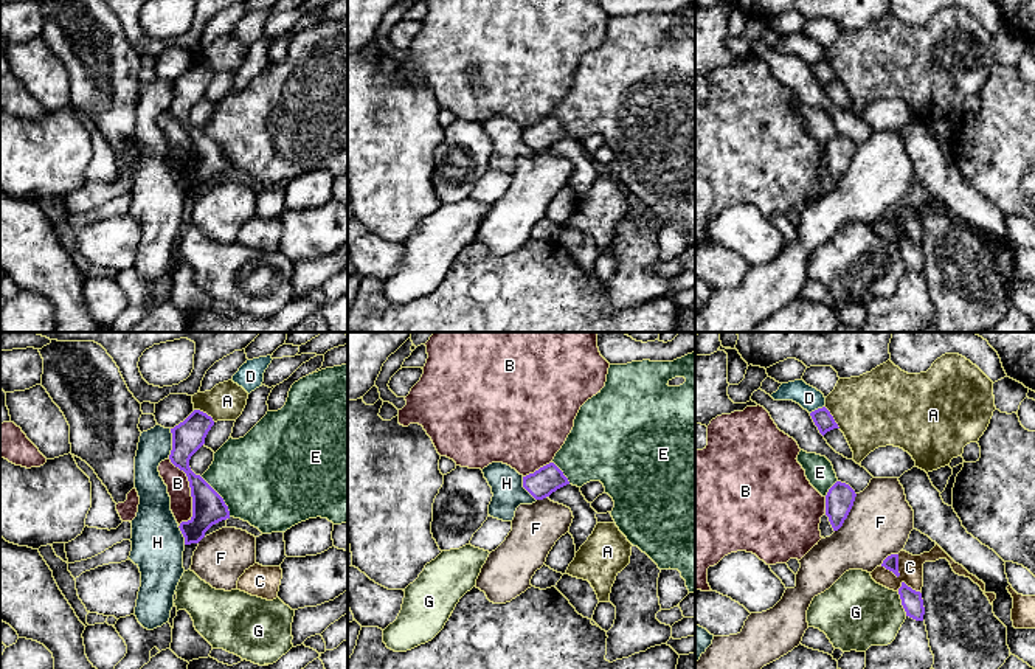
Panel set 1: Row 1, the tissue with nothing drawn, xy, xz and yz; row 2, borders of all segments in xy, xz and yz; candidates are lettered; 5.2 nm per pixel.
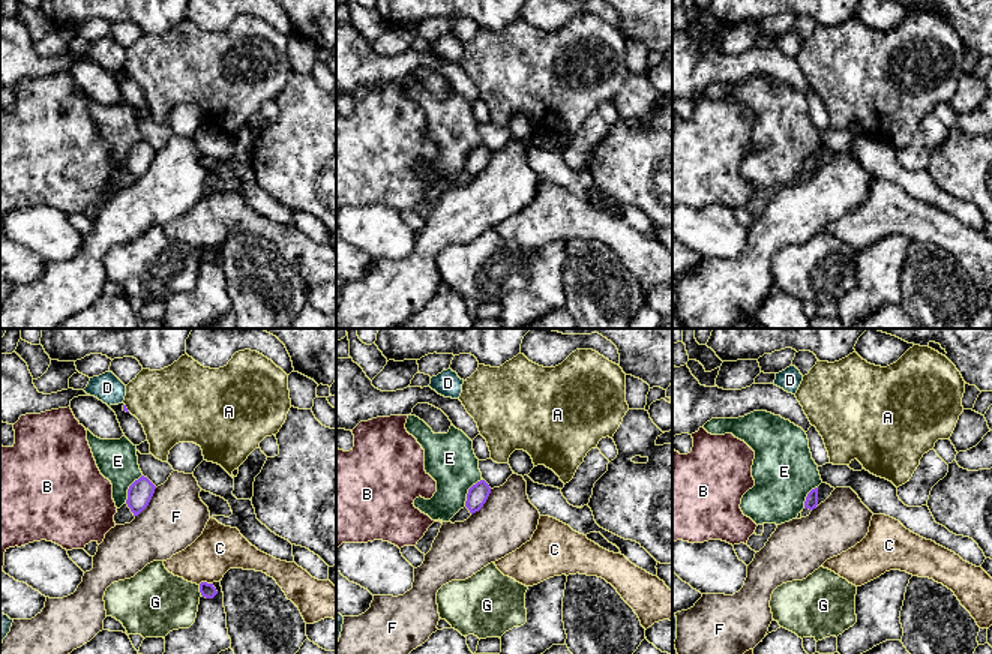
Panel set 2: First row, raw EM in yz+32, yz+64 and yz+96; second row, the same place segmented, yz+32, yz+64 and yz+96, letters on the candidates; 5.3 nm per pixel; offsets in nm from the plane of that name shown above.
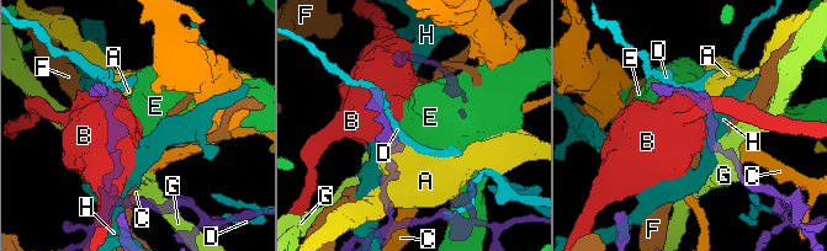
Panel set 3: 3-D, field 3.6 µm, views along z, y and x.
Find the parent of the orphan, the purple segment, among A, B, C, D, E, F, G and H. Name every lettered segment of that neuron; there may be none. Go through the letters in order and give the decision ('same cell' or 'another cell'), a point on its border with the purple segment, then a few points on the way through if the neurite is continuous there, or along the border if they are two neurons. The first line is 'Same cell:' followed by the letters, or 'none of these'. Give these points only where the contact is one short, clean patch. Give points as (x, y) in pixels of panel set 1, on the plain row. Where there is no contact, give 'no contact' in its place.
Same cell: E
A: another cell; contact xy (205, 65); border xy (194, 61), (207, 65), (214, 73)
B: another cell; contact xy (191, 146)
C: another cell; contact yz (891, 222)
D: another cell; contact yz (818, 61)
E: same cell; contact xy (221, 149)
F: another cell; contact yz (849, 163)
G: another cell; contact yz (902, 256)
H: another cell; contact xy (173, 95)

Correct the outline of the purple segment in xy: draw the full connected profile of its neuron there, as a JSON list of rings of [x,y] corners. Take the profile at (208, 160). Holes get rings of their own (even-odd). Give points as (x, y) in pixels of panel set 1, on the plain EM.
[[[194,62],[183,75],[171,81],[171,115],[188,129],[192,149],[192,169],[180,175],[185,197],[199,196],[216,175],[230,171],[223,151],[189,120],[191,109],[205,96],[214,73],[200,62]]]

